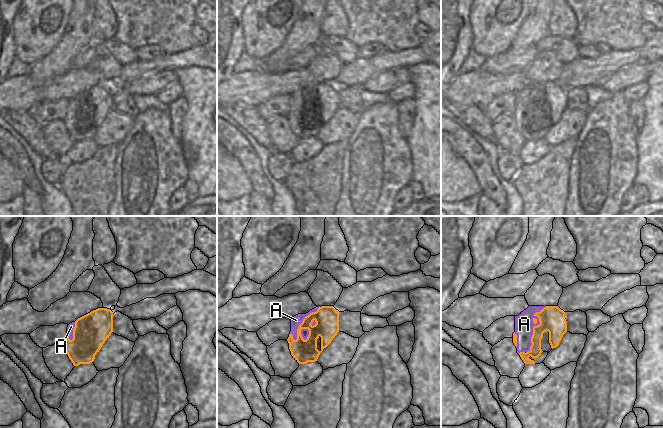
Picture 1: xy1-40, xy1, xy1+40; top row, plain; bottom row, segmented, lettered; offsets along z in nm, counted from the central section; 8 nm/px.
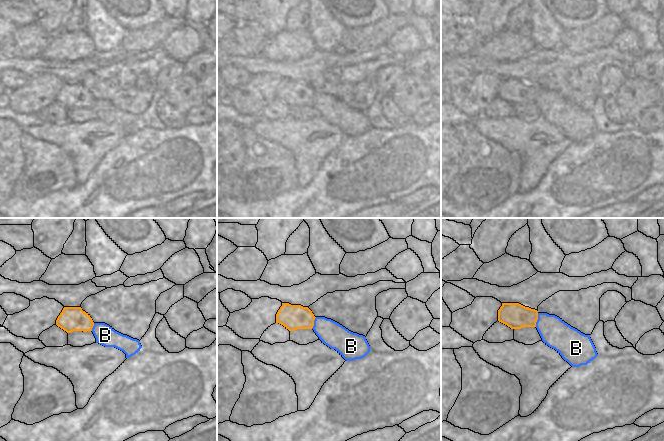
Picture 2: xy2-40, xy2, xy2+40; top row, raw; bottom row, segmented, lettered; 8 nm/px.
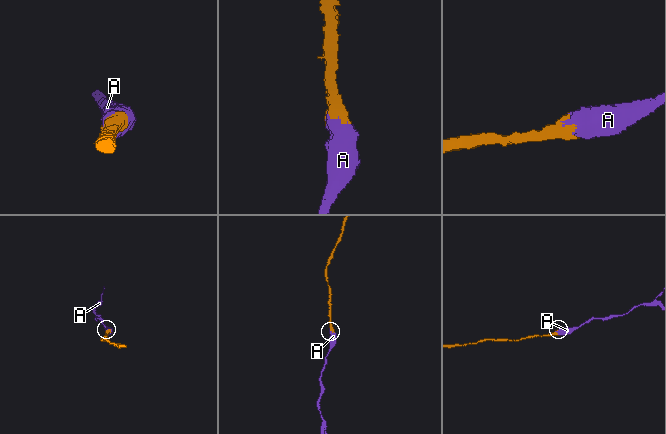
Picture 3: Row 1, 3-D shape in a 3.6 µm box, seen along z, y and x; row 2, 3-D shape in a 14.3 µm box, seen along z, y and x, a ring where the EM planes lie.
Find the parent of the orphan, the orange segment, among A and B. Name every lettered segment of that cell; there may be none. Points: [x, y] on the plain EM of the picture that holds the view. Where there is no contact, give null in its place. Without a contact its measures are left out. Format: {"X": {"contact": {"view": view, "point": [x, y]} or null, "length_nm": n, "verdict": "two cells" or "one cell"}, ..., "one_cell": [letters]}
{"A": {"contact": {"view": "xy1+40", "point": [533, 104]}, "length_nm": 400, "verdict": "one cell"}, "B": {"contact": {"view": "xy2+40", "point": [537, 95]}, "length_nm": 110, "verdict": "two cells"}, "one_cell": ["A"]}

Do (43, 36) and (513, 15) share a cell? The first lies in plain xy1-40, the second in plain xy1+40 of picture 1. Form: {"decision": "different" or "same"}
{"decision": "same"}

